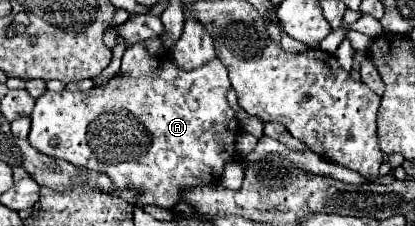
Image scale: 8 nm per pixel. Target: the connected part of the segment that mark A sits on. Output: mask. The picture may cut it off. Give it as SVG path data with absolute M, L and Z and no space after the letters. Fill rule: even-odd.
M136 42L124 52L120 72L104 86L94 86L86 92L46 90L36 100L36 106L30 114L32 128L28 134L28 142L42 154L48 154L52 158L62 158L72 162L74 166L82 166L82 168L98 170L100 174L106 174L108 178L112 178L116 188L136 190L138 208L144 208L148 204L174 208L182 200L182 190L212 184L212 180L216 184L226 164L242 162L244 168L248 168L254 162L268 158L270 154L280 154L288 158L294 166L310 174L330 176L334 180L344 180L348 184L366 184L366 178L354 170L342 168L340 164L334 164L334 162L326 162L312 150L292 152L290 148L270 138L264 138L264 146L256 146L248 154L238 152L236 140L240 136L240 122L238 122L238 112L228 104L228 98L226 98L228 92L230 92L228 70L218 58L212 58L210 62L206 62L206 66L200 66L194 70L182 70L176 62L172 62L168 54L152 56L148 54L144 42Z

